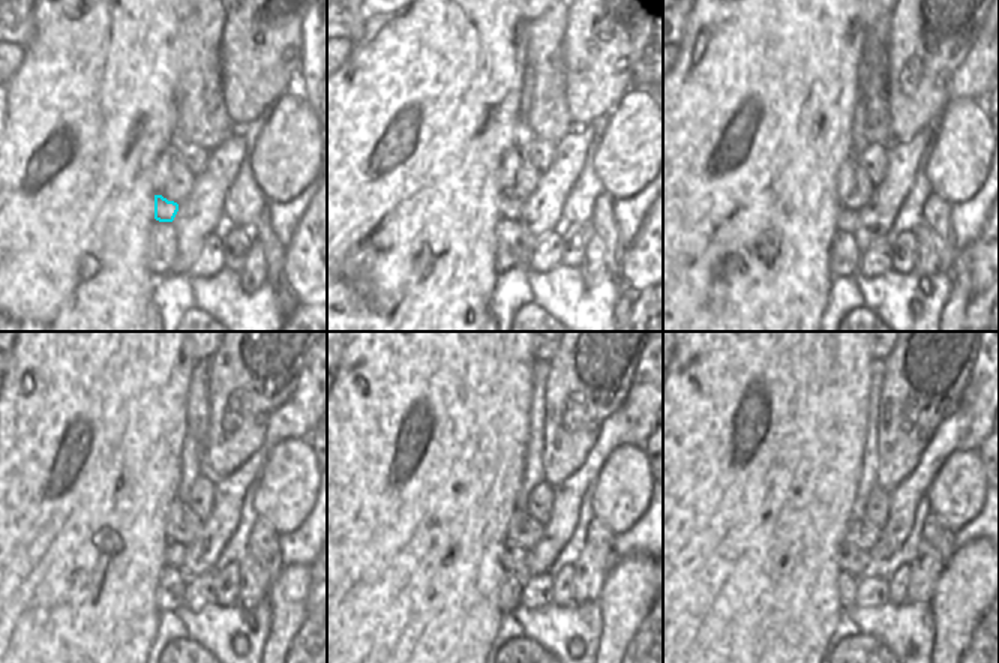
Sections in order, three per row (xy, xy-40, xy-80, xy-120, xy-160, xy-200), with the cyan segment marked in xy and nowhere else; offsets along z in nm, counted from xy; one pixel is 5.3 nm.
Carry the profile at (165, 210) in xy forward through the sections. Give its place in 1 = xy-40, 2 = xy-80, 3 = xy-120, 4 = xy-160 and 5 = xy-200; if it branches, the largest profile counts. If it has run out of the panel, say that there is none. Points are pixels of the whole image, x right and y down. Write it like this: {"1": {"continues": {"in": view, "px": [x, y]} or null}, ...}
{"1": {"continues": {"in": "xy-40", "px": [507, 210]}}, "2": {"continues": {"in": "xy-80", "px": [846, 216]}}, "3": {"continues": {"in": "xy-120", "px": [176, 552]}}, "4": {"continues": {"in": "xy-160", "px": [513, 557]}}, "5": {"continues": {"in": "xy-200", "px": [851, 560]}}}

